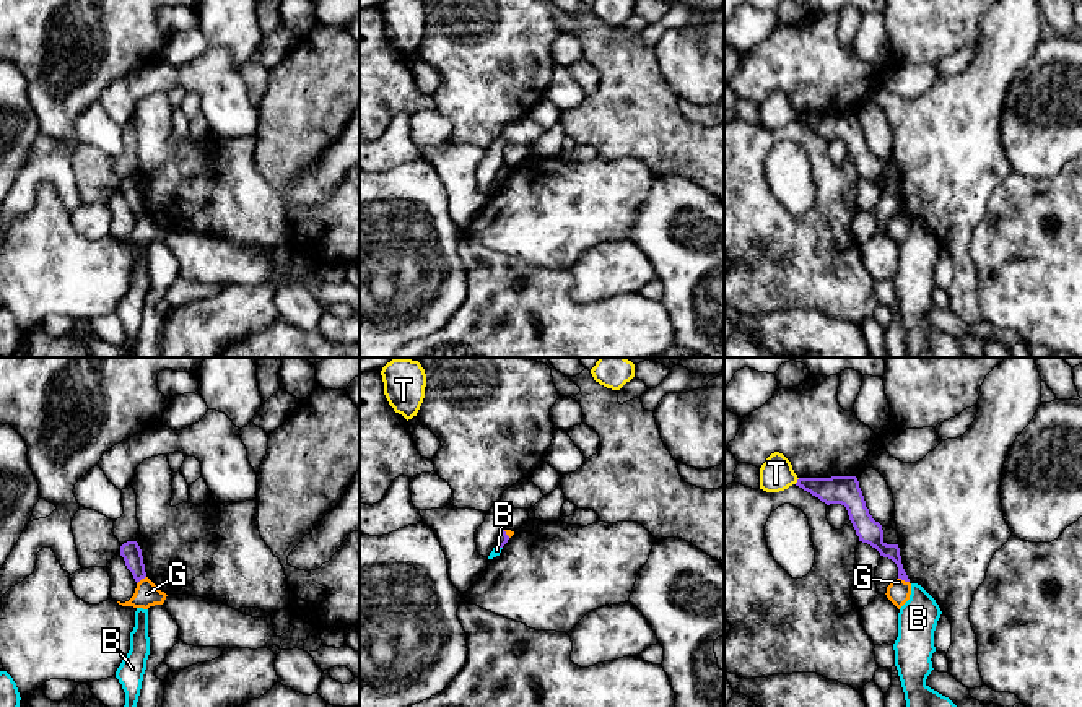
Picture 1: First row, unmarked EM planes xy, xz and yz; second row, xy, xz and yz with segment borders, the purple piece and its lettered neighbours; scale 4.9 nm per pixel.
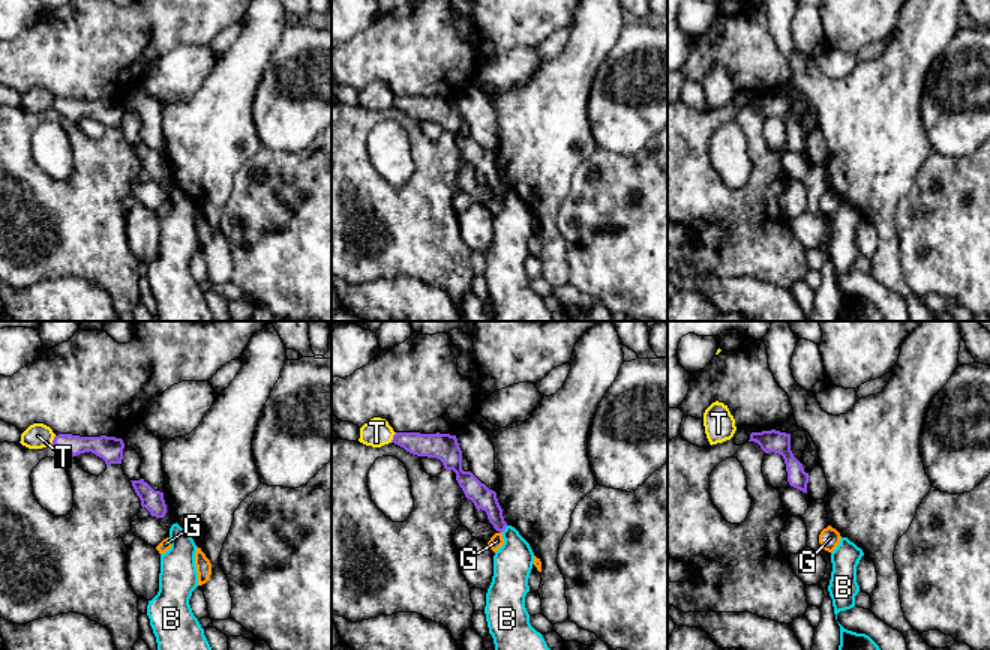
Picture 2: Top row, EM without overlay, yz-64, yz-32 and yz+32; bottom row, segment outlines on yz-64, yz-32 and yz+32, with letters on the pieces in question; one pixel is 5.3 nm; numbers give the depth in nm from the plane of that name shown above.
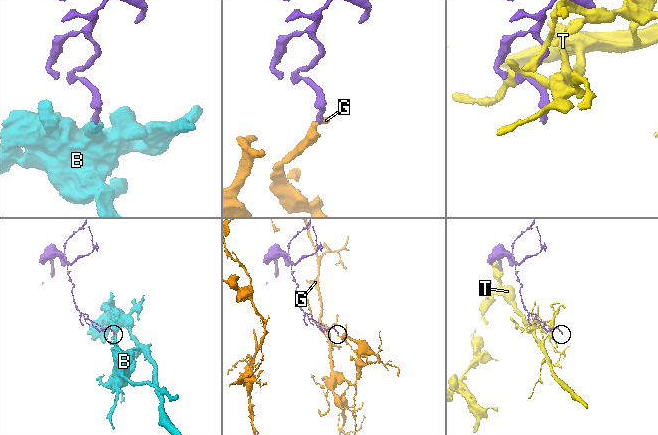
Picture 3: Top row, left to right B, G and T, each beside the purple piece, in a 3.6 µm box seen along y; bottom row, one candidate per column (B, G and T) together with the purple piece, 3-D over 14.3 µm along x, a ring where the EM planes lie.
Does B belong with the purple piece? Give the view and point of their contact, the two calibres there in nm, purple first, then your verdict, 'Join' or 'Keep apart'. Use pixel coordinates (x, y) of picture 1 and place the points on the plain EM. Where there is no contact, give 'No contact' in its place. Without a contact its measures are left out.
Touches purple at xz (500, 182). Thickness 60 nm (purple) against 40 nm. Keep apart

